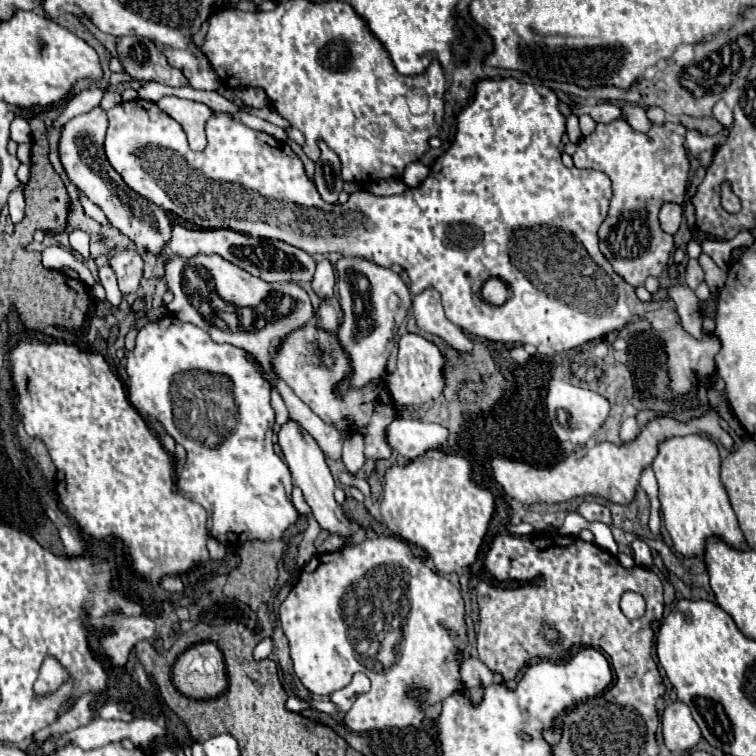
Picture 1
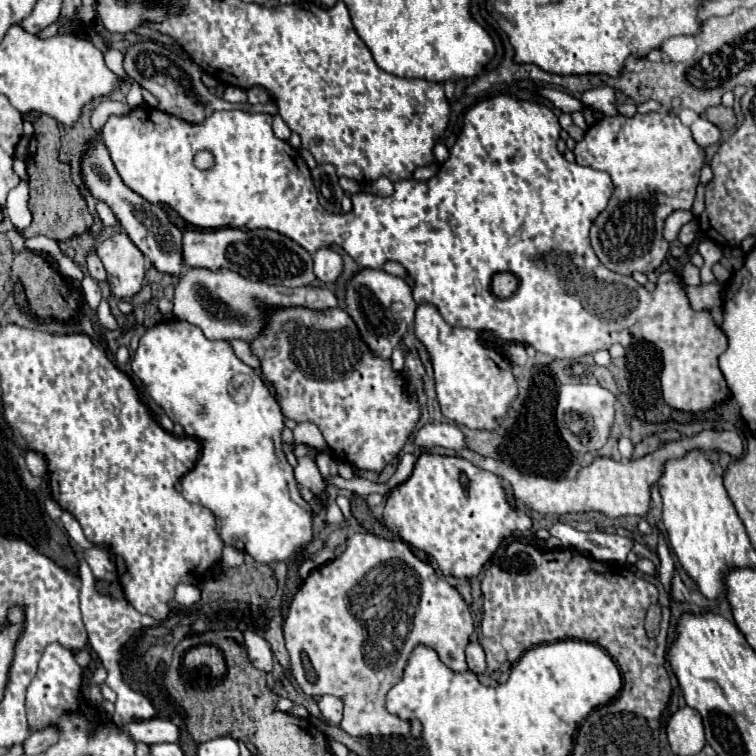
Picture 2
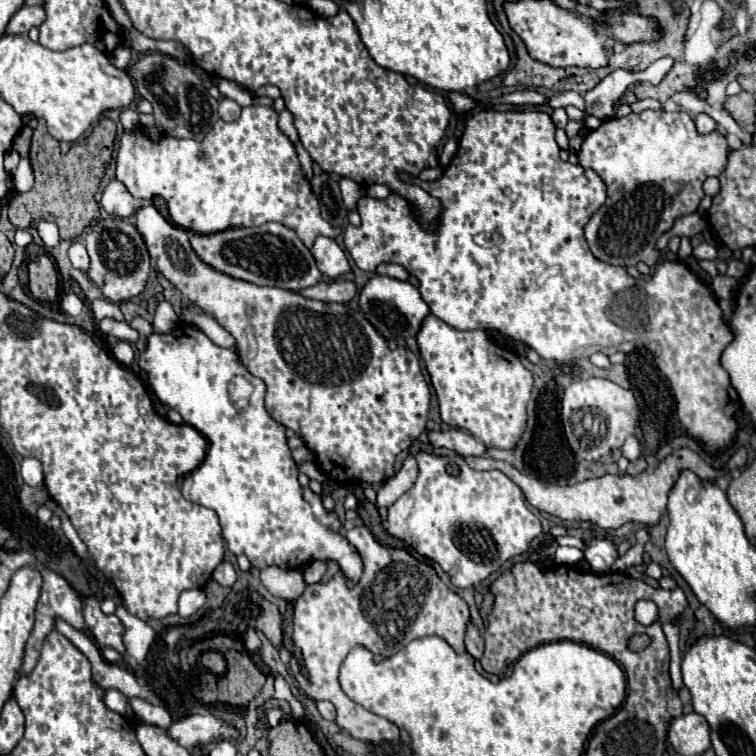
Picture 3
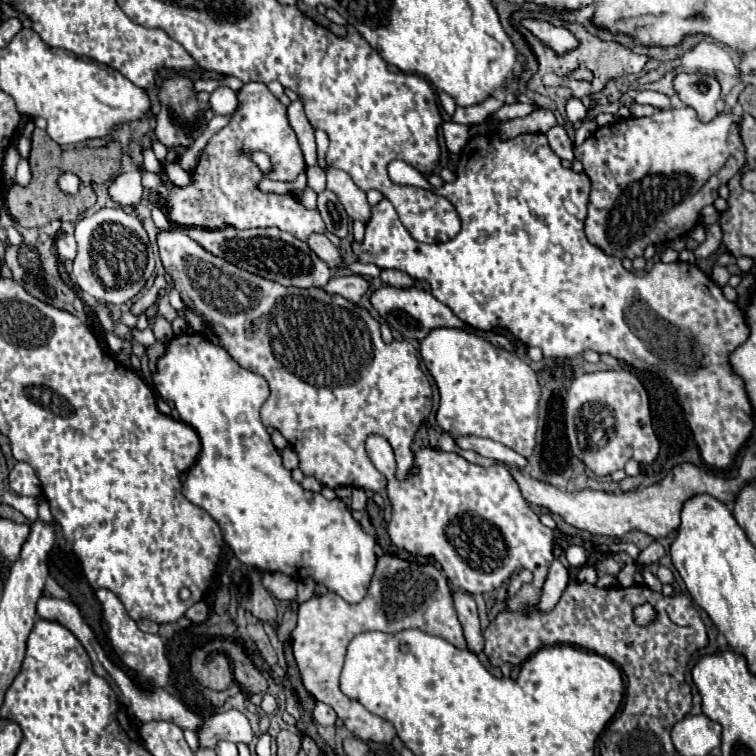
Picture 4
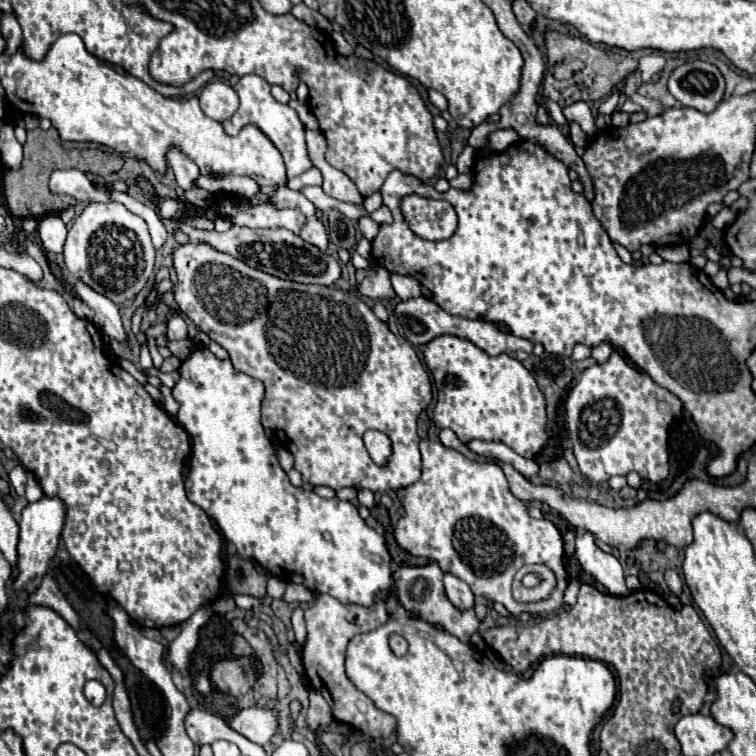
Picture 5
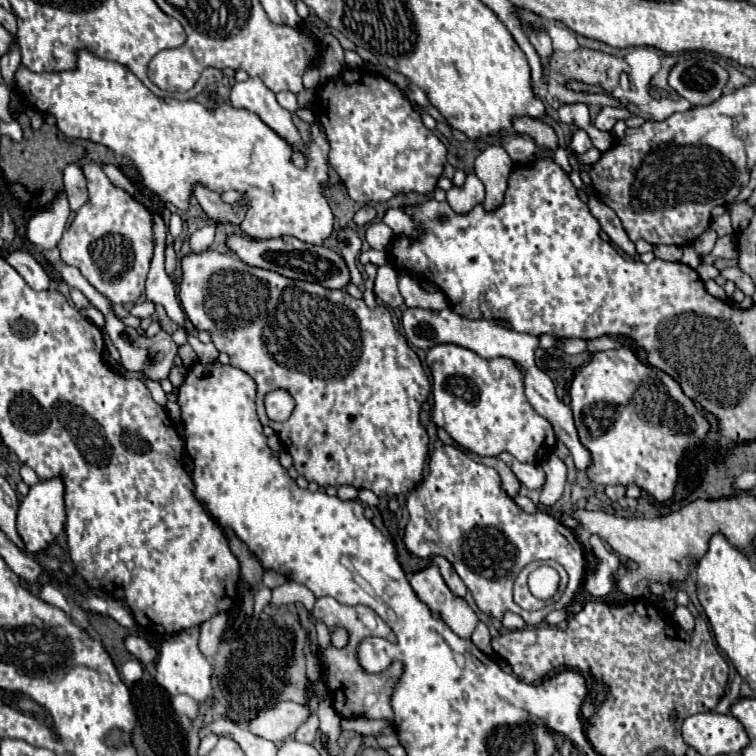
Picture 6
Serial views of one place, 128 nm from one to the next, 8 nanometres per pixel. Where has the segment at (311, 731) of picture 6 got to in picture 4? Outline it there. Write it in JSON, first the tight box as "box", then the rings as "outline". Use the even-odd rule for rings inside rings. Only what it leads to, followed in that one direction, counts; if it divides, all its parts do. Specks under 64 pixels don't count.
{"box":[314,702,336,726],"outline":[[[316,702],[314,718],[316,718],[322,726],[334,726],[334,724],[336,724],[336,712],[334,712],[328,704],[324,704],[324,702]]]}

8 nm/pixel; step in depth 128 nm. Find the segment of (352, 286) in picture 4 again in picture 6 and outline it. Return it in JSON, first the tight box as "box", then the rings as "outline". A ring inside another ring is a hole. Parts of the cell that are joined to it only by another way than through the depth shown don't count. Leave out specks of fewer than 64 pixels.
{"box":[374,264,402,308],"outline":[[[390,264],[378,266],[378,274],[374,280],[374,294],[380,302],[384,302],[386,306],[392,306],[392,308],[402,304],[402,296],[398,292],[396,280],[398,280],[398,274]]]}

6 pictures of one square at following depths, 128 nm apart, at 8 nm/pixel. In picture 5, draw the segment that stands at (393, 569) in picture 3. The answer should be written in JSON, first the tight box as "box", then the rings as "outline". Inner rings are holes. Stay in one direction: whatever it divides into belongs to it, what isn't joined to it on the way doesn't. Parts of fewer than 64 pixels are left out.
{"box":[302,564,478,740],"outline":[[[428,564],[428,566],[400,566],[392,574],[392,578],[394,578],[394,592],[398,596],[398,602],[406,608],[406,612],[416,614],[416,618],[420,618],[424,622],[432,622],[434,626],[444,628],[446,632],[450,632],[452,636],[456,636],[460,642],[468,642],[470,636],[478,630],[478,618],[476,618],[474,610],[460,612],[458,608],[454,608],[450,604],[450,600],[446,598],[446,592],[444,592],[442,576],[444,576],[444,572],[440,570],[438,564]],[[330,594],[318,596],[316,604],[304,610],[304,622],[308,632],[306,632],[306,642],[302,646],[302,664],[306,668],[306,676],[312,688],[326,698],[336,720],[354,726],[356,730],[360,730],[362,734],[374,740],[390,736],[396,728],[396,718],[386,712],[380,712],[368,700],[368,696],[364,696],[360,690],[354,688],[354,684],[346,678],[346,672],[344,672],[344,654],[352,636],[360,632],[368,632],[380,624],[386,624],[388,618],[390,616],[384,616],[384,600],[376,602],[376,606],[366,610],[358,606],[346,606]]]}

